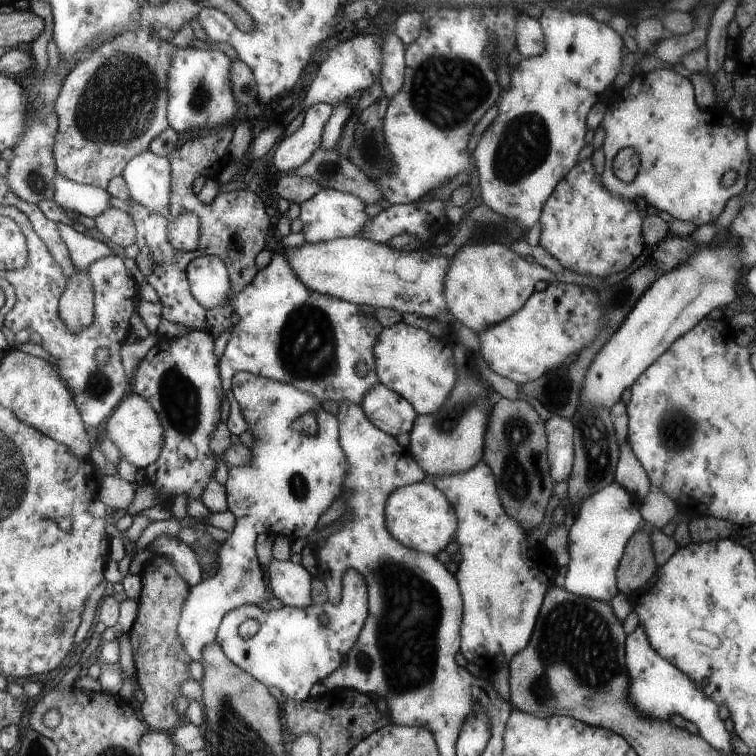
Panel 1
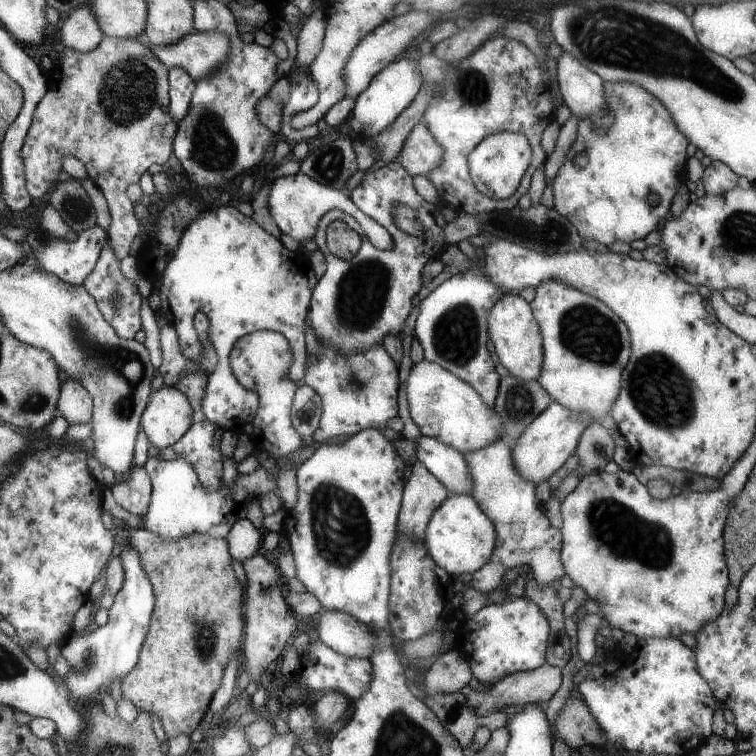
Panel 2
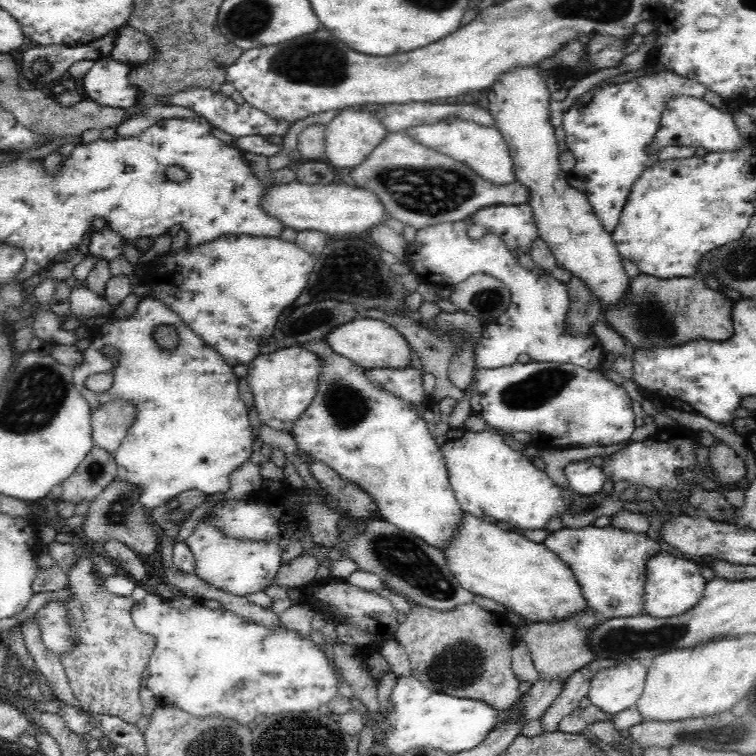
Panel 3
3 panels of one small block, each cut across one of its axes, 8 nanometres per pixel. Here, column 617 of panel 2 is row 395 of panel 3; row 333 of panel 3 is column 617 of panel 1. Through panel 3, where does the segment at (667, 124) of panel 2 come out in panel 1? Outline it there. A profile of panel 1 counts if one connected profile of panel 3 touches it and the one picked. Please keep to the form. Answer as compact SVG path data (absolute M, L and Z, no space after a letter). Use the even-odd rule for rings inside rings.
M657 68L647 74L639 72L633 76L629 86L621 92L613 92L607 102L607 112L603 116L601 126L605 128L603 152L605 152L605 168L601 174L603 186L609 192L623 196L627 200L643 200L647 202L651 212L667 212L673 220L693 222L695 228L707 226L715 222L727 206L727 200L739 196L747 186L747 172L751 164L751 156L747 150L745 134L749 130L749 122L733 118L729 112L719 114L717 110L701 110L695 100L695 90L689 78L675 74L671 68ZM633 148L639 156L639 172L637 176L625 184L613 174L613 158L619 150ZM727 170L735 170L737 178L731 186L723 186L721 178Z

